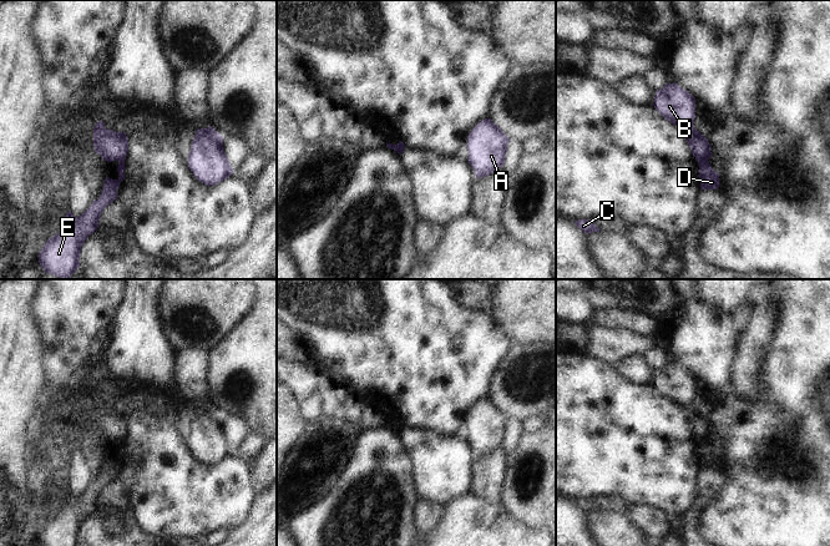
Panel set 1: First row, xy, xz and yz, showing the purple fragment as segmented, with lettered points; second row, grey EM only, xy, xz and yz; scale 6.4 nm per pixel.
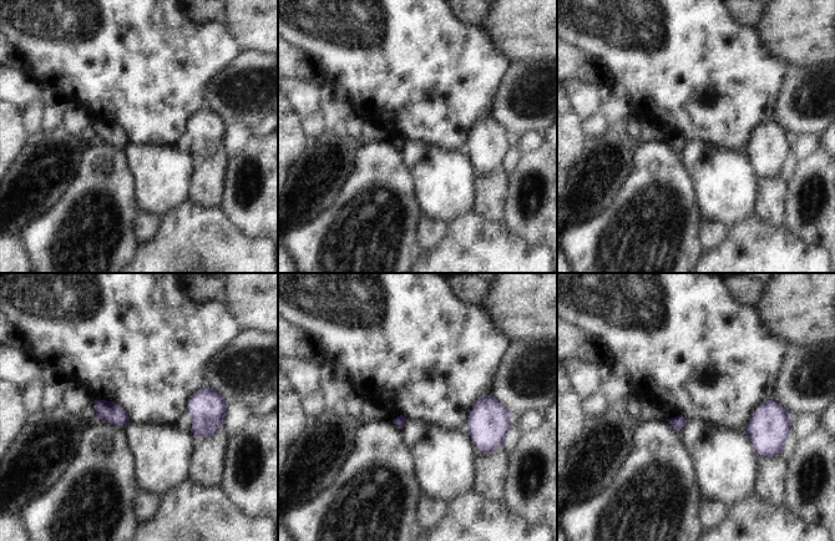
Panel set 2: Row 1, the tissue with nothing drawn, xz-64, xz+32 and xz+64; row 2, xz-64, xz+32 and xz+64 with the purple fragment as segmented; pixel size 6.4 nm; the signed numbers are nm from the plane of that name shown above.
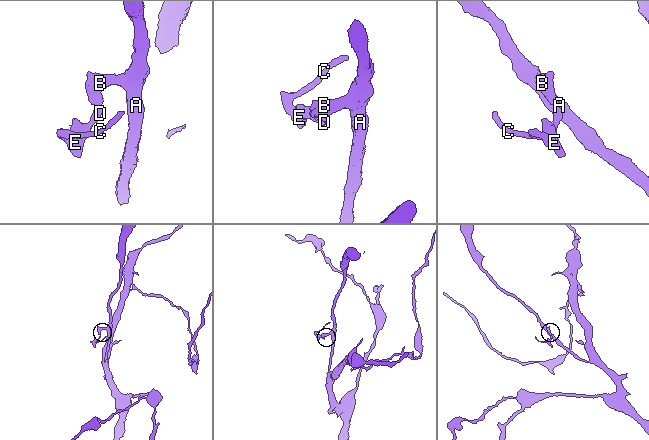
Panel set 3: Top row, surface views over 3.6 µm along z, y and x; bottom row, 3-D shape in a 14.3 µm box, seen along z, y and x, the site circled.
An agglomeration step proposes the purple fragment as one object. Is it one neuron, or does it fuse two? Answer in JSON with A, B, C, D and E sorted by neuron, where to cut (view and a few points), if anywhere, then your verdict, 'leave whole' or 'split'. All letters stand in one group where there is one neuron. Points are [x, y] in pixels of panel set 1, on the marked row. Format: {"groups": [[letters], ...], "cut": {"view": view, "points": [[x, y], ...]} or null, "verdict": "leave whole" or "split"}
{"groups": [["A", "B"], ["C", "D", "E"]], "cut": {"view": "yz", "points": [[698, 160], [707, 161]]}, "verdict": "split"}

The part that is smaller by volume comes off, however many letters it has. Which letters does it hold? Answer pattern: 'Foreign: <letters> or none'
Foreign: C, D, E

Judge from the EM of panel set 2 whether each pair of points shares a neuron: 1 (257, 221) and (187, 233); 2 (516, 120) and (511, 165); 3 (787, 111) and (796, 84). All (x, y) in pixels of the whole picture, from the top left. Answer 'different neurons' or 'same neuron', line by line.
1: different neurons
2: different neurons
3: same neuron

